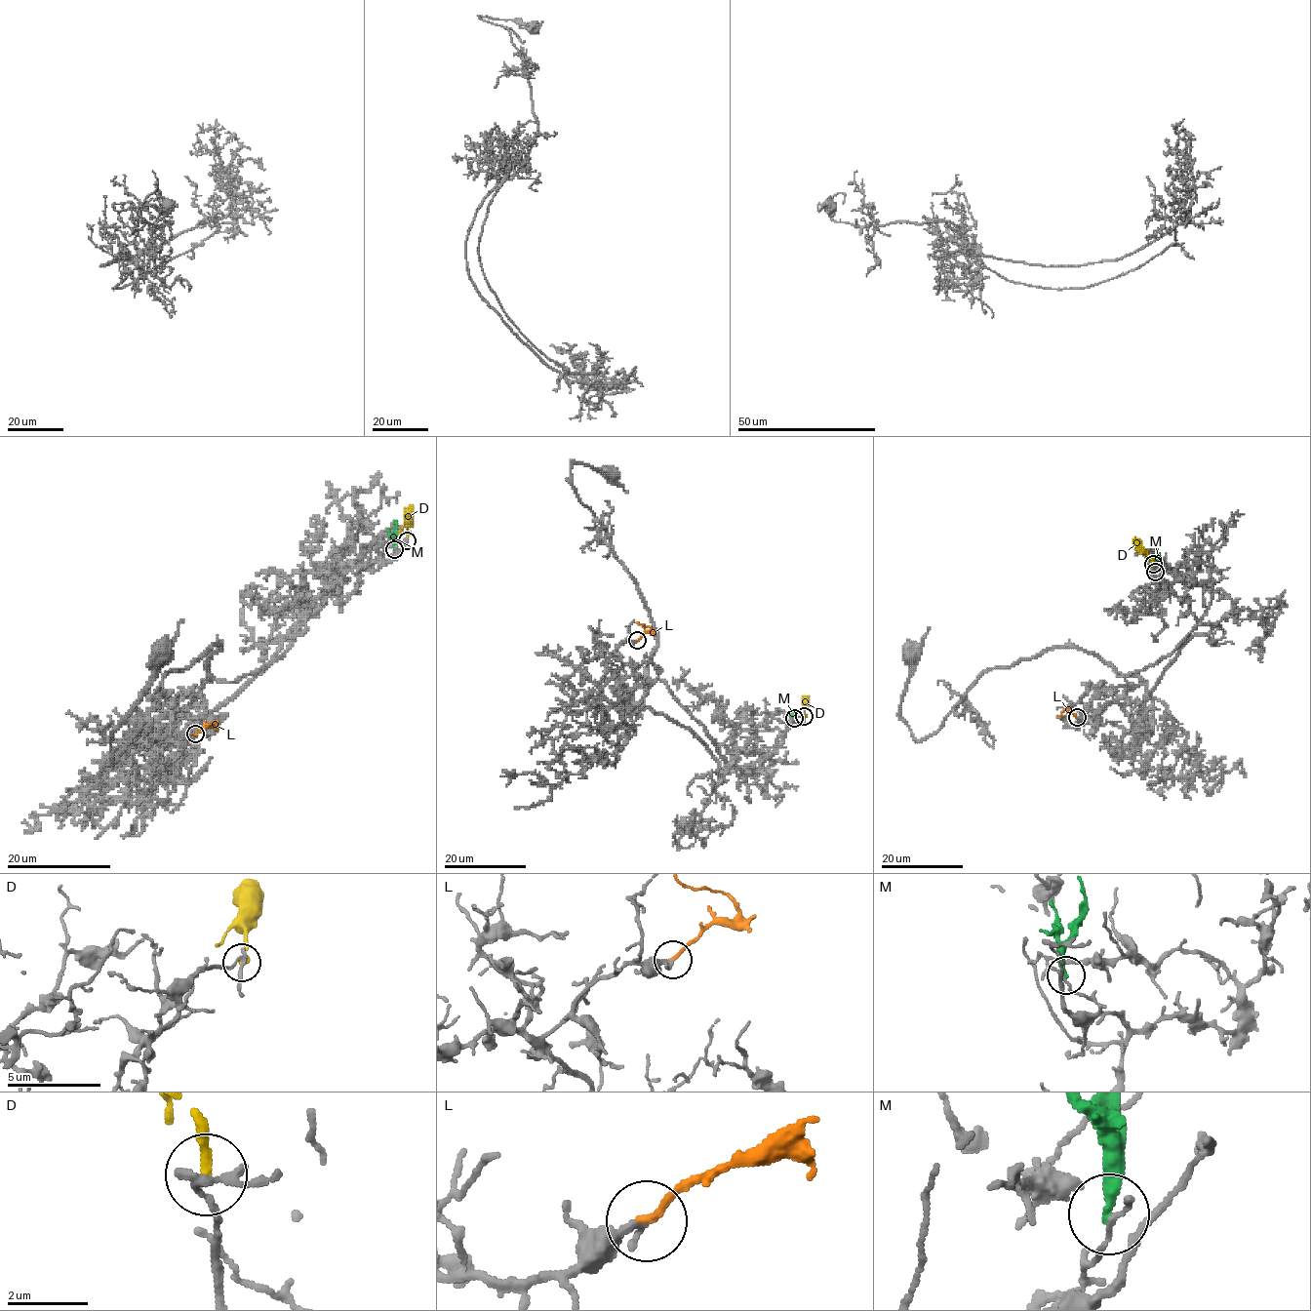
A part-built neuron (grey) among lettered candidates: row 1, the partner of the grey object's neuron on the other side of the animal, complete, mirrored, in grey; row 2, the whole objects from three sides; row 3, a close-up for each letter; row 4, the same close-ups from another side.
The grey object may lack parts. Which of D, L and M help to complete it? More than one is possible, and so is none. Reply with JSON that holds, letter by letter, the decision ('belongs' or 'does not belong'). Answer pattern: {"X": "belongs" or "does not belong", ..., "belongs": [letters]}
{"D": "does not belong", "L": "belongs", "M": "does not belong", "belongs": ["L"]}

